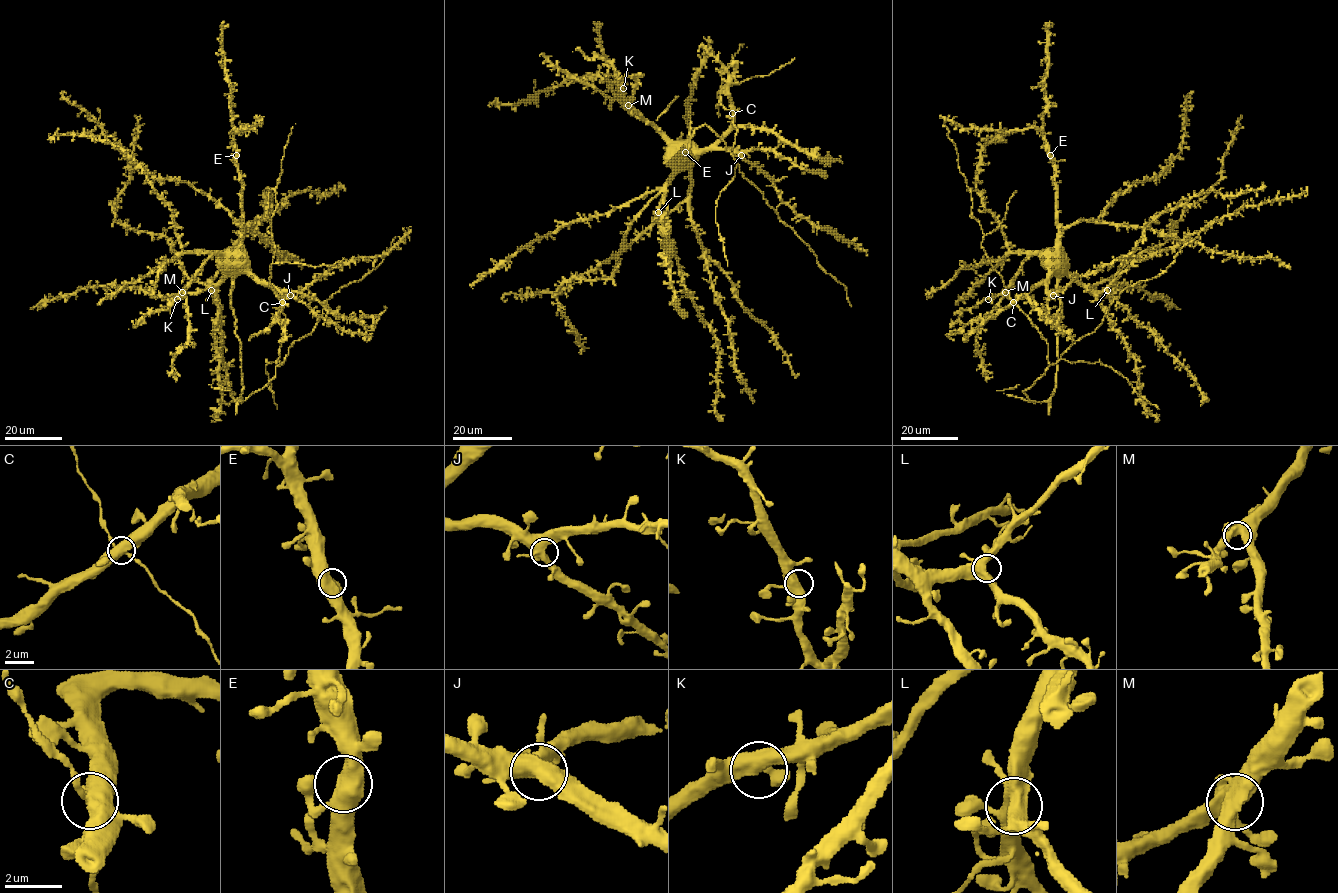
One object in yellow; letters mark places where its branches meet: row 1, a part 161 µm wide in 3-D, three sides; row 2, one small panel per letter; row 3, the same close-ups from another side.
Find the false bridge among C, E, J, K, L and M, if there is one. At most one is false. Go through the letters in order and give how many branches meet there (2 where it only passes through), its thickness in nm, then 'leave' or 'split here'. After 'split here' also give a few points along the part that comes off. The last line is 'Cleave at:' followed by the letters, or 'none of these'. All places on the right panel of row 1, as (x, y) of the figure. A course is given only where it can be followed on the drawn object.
C: 4 branches meet; 480 nm thick; leave
E: 3 branches meet; 480 nm thick; leave
J: 4 branches meet; 480 nm thick; leave
K: 3 branches meet; 480 nm thick; leave
L: 4 branches meet; 500 nm thick; leave
M: 3 branches meet; 500 nm thick; leave
Cleave at: none of these

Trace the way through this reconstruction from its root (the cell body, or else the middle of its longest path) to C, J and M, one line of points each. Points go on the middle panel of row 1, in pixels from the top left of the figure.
C: (706, 146), (712, 146), (728, 129), (732, 114)
J: (706, 146), (728, 148), (741, 155)
M: (706, 146), (692, 151), (673, 143), (628, 105)

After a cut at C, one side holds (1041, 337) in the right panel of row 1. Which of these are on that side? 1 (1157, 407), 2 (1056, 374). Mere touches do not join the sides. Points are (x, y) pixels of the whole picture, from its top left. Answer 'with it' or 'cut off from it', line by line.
1: with it
2: cut off from it

